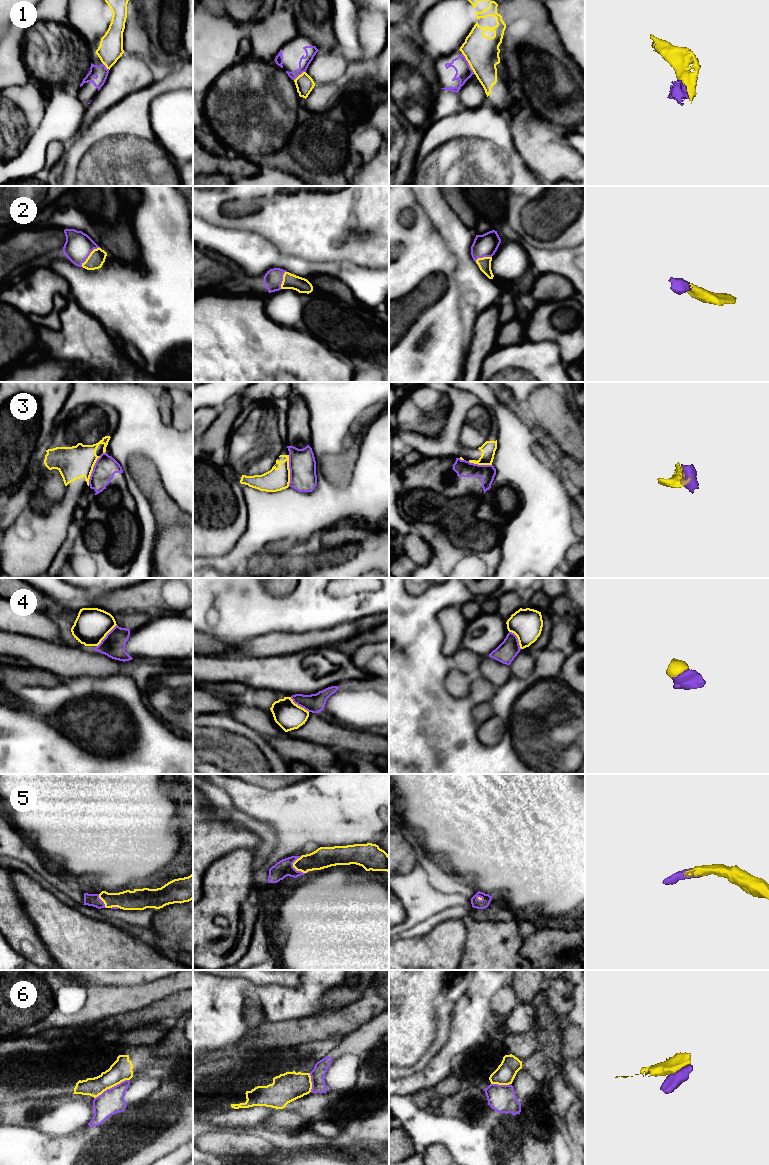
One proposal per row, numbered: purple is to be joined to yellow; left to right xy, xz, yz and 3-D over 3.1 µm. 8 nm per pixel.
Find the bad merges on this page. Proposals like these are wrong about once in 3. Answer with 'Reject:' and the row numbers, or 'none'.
Reject: 1, 3, 4, 6

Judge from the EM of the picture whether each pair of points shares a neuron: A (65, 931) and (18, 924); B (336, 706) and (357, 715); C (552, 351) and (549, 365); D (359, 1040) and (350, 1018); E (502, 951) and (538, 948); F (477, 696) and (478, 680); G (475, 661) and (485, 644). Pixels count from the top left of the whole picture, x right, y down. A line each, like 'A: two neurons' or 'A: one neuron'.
A: two neurons
B: one neuron
C: one neuron
D: two neurons
E: two neurons
F: one neuron
G: two neurons

